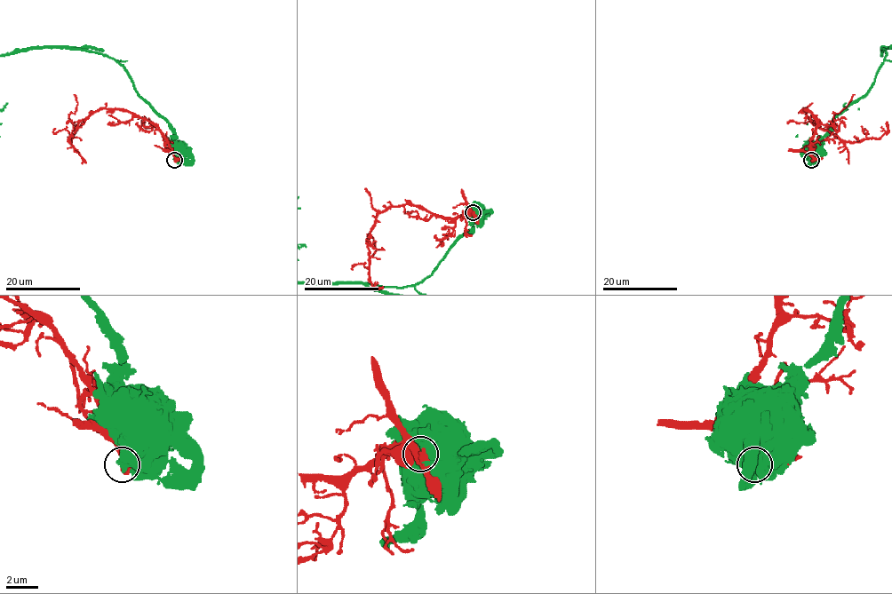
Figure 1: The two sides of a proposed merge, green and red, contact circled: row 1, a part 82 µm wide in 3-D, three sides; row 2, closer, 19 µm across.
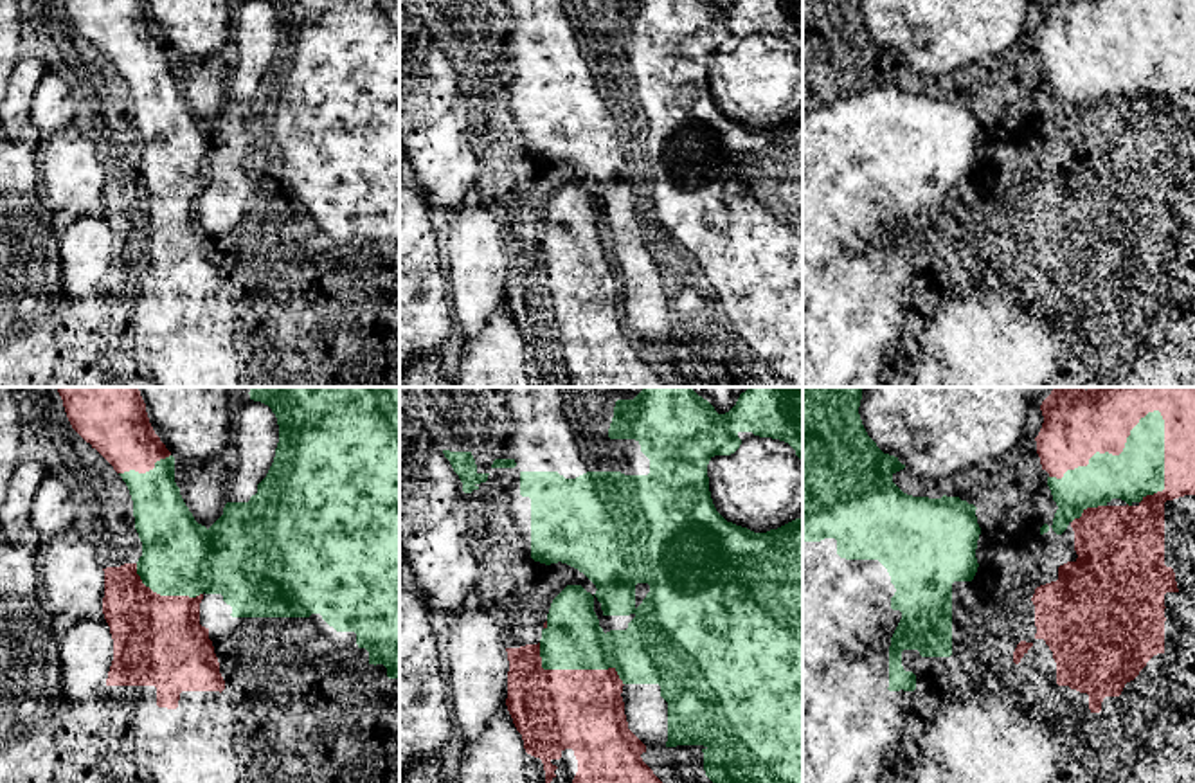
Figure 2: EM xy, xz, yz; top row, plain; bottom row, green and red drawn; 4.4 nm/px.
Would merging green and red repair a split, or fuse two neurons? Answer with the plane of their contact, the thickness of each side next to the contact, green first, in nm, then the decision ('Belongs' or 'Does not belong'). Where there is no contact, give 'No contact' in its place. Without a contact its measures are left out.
Touches green in yz. Thickness 220 nm (green) against 280 nm. Does not belong

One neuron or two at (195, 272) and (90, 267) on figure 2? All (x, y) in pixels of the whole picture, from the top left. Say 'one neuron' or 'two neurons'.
two neurons

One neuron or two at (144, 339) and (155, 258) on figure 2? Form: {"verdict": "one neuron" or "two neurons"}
{"verdict": "one neuron"}

